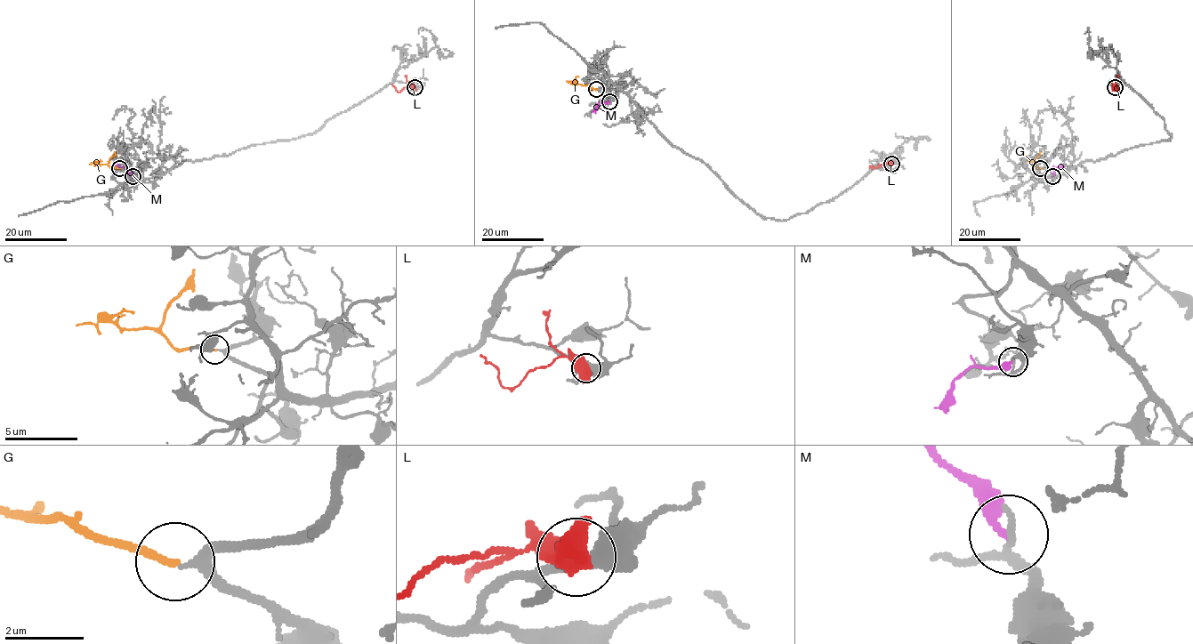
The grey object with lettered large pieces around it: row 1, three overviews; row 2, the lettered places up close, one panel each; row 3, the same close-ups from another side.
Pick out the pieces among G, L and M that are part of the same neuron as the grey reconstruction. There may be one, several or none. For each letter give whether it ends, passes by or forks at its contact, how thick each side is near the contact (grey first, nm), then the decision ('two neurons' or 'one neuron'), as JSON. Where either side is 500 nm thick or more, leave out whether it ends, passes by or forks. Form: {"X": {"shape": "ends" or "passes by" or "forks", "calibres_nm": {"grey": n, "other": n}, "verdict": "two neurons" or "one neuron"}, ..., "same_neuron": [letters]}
{"G": {"shape": "ends", "calibres_nm": {"grey": 200, "other": 190}, "verdict": "one neuron"}, "L": {"calibres_nm": {"grey": 400, "other": 900}, "verdict": "two neurons"}, "M": {"shape": "ends", "calibres_nm": {"grey": 150, "other": 280}, "verdict": "two neurons"}, "same_neuron": ["G"]}

